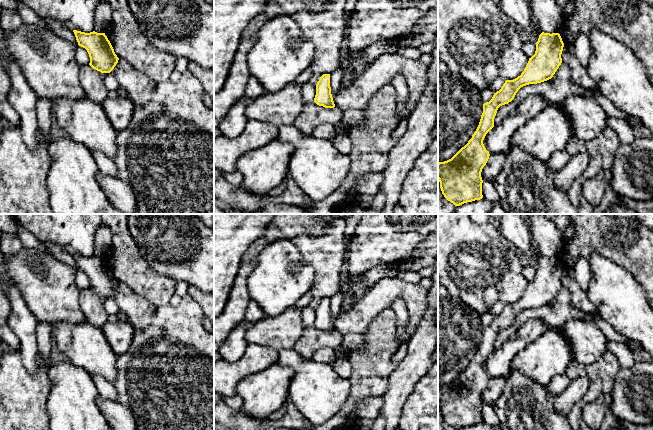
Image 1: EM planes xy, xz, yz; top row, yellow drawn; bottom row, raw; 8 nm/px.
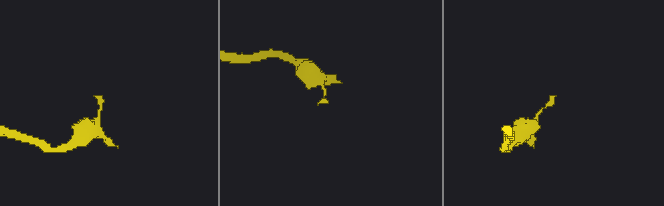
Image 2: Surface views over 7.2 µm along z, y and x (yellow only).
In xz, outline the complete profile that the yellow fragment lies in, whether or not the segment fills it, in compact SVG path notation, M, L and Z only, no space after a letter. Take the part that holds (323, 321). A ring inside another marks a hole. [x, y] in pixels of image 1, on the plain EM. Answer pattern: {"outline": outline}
{"outline": "M323 298L316 308L314 326L325 332L334 332L335 328L331 318L330 298Z"}

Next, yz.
{"outline": "M542 256L535 278L529 282L521 299L506 304L492 323L483 328L483 337L472 362L451 383L438 387L442 418L455 430L483 422L481 396L490 380L483 364L494 351L498 332L511 326L521 311L551 303L562 287L563 271L559 257Z"}

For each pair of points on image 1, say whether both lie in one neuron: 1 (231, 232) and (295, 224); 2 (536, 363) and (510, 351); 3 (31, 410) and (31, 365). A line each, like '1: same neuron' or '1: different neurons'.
1: different neurons
2: different neurons
3: different neurons

